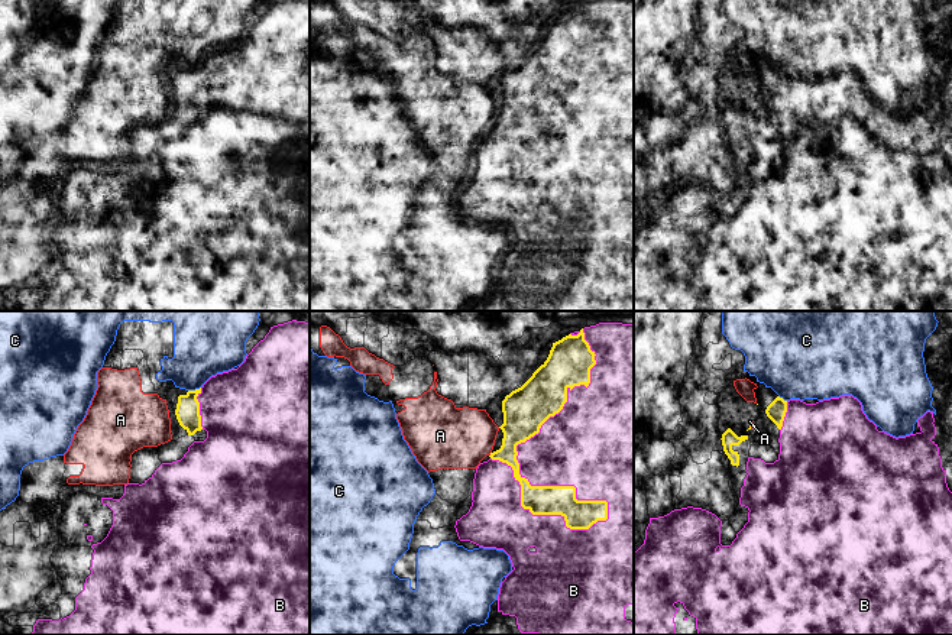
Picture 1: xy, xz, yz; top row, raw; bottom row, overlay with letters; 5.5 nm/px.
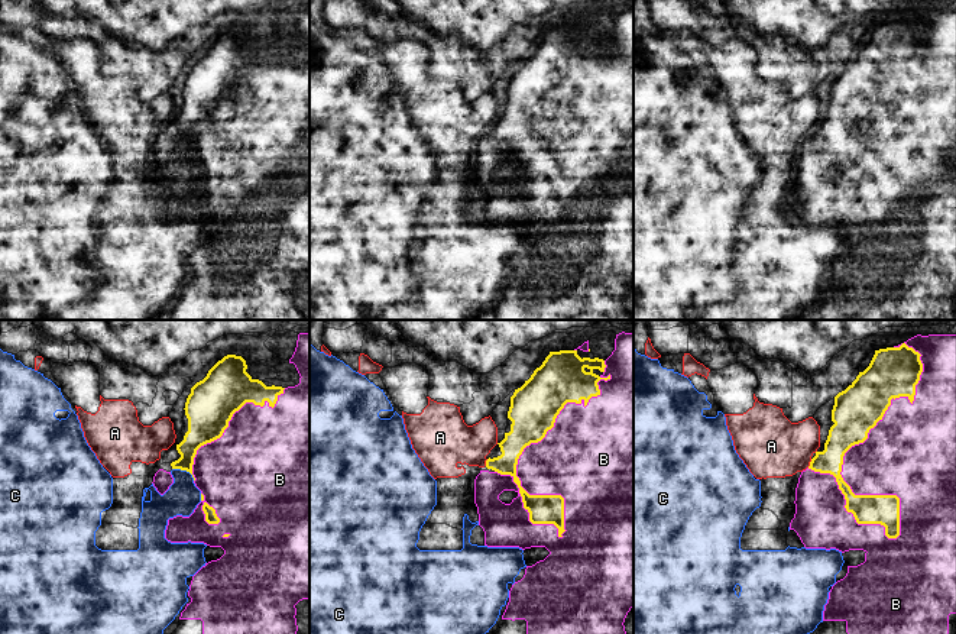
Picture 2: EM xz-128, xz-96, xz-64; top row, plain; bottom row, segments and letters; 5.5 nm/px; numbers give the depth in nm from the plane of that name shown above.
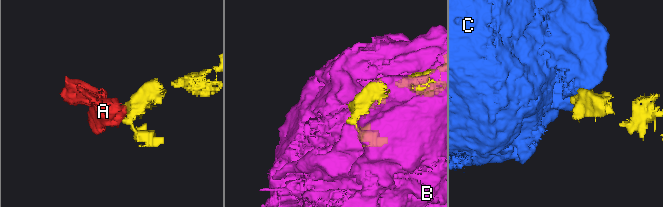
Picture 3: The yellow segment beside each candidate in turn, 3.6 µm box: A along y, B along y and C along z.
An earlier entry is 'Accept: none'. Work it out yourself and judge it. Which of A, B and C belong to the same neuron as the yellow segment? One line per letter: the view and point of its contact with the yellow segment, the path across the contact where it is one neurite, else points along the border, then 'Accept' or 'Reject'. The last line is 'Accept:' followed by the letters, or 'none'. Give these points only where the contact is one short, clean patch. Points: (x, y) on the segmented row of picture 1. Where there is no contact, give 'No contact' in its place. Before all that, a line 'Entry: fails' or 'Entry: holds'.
Entry: holds
A: Touches yellow at xz (491, 454). Boundary: xz (491, 452), (489, 456). Reject
B: Touches yellow at xz (518, 463). Reject
C: Touches yellow at xy (196, 389). Reject
Accept: none

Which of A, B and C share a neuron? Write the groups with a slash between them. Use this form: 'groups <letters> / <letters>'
groups A C / B

